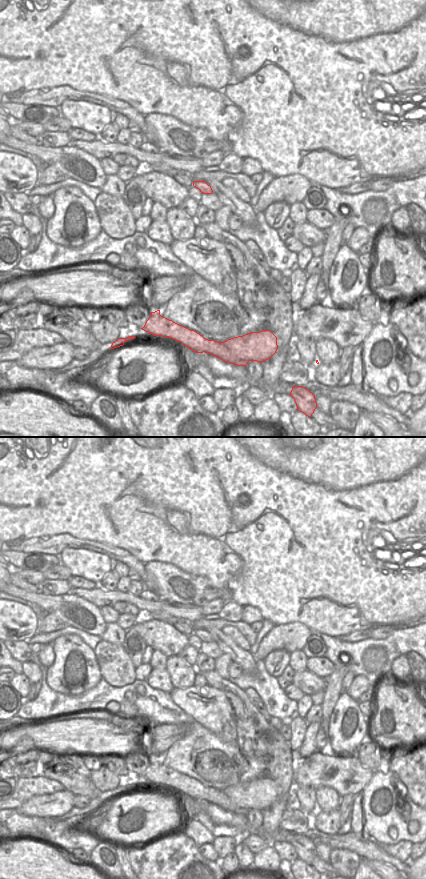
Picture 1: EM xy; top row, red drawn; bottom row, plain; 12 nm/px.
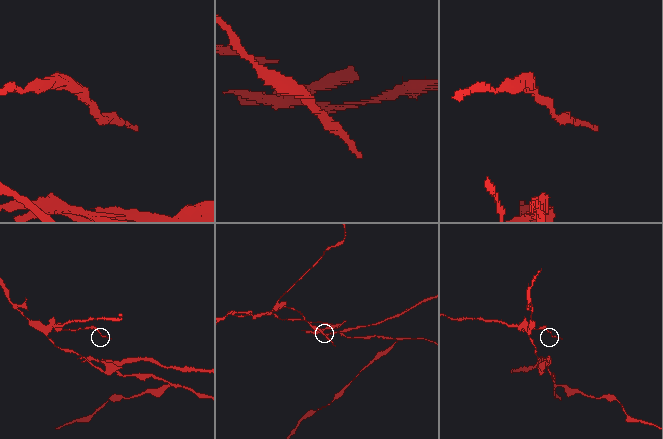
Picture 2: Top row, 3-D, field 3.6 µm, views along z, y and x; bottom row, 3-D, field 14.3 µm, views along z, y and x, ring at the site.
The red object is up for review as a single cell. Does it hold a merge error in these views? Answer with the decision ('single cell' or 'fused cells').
fused cells

